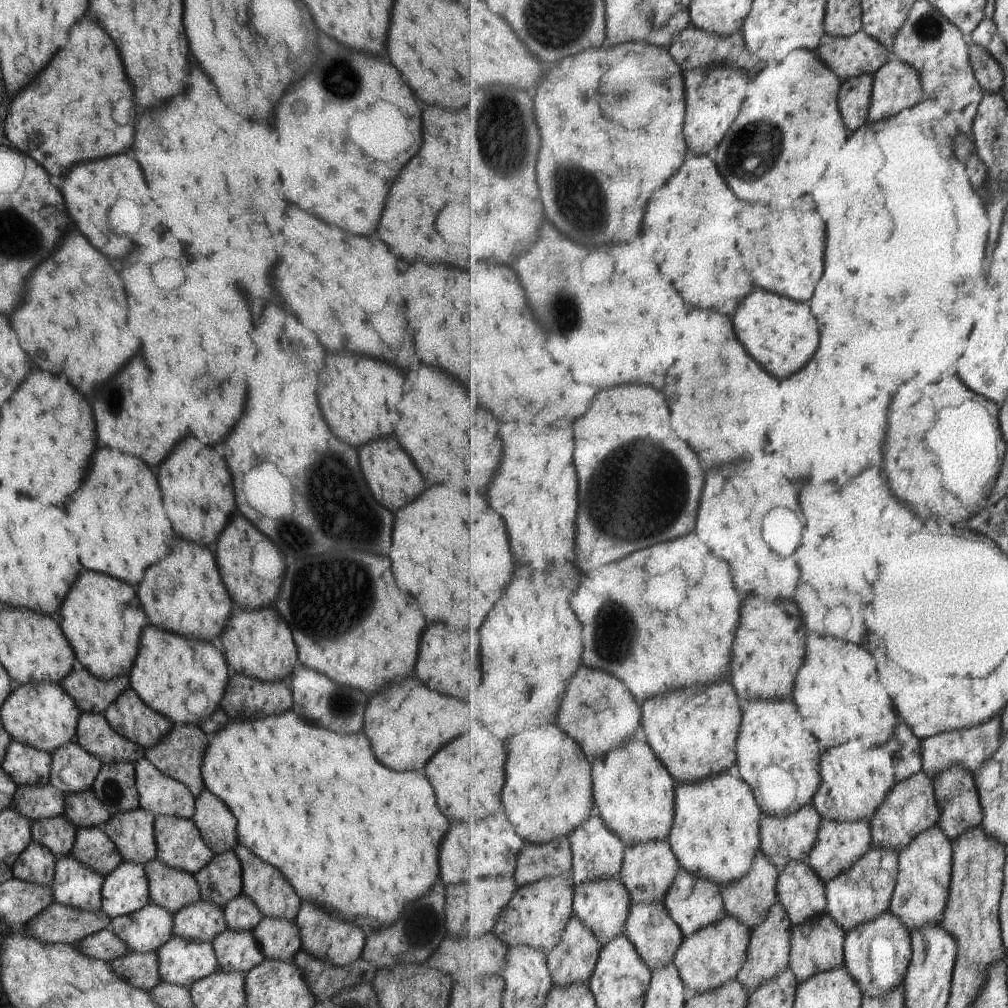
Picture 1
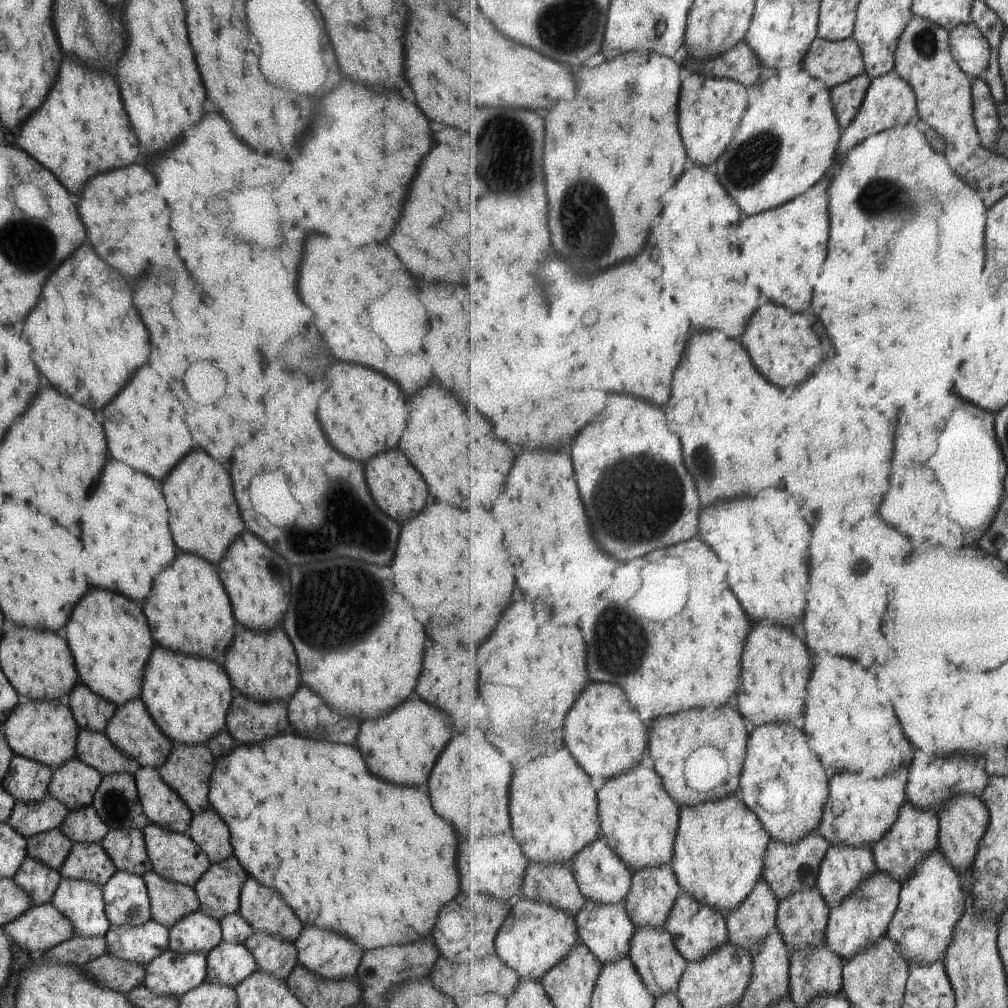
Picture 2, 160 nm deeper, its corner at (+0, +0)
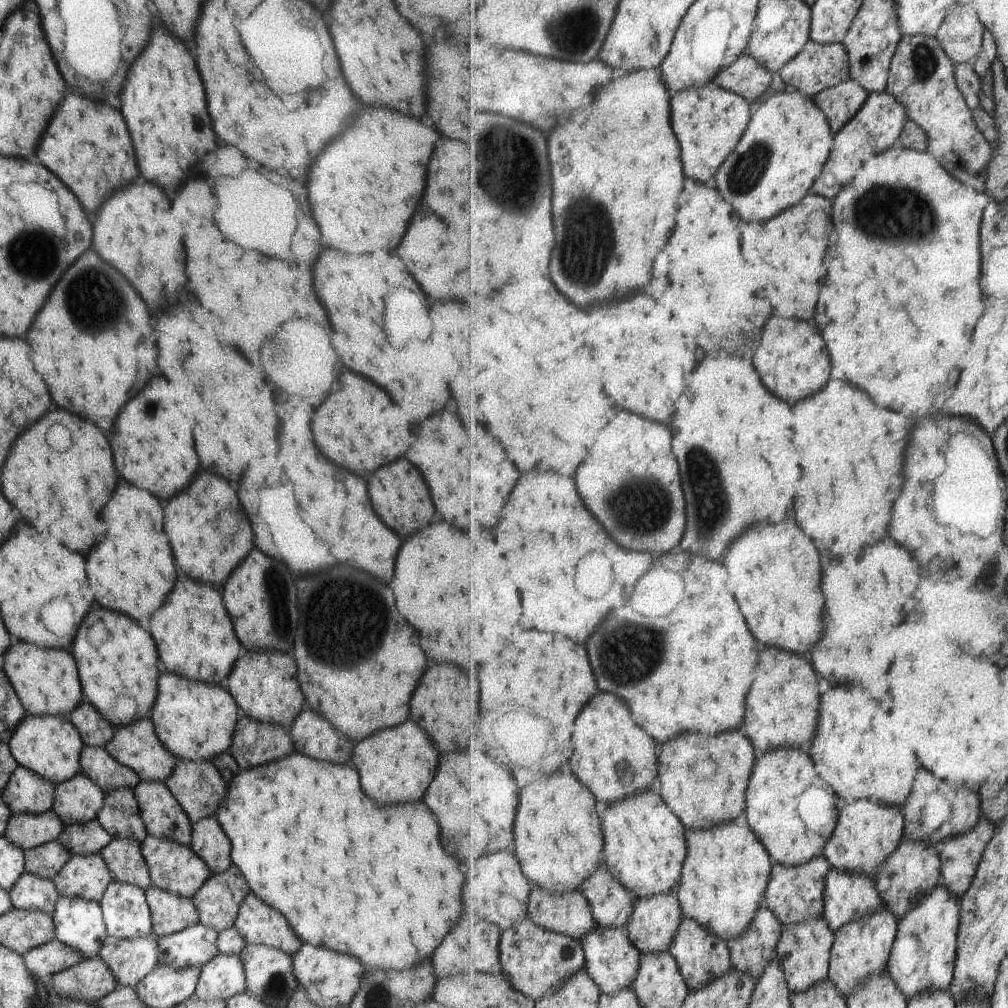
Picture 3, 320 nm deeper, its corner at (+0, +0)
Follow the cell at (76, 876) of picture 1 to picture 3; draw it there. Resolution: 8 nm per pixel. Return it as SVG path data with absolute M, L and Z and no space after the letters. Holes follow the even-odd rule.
M58 897L51 914L54 938L75 949L81 959L98 954L106 937L98 902L75 897Z

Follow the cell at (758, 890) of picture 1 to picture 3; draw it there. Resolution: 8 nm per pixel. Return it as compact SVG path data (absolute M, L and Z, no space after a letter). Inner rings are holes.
M763 905L748 932L741 938L727 941L733 968L746 973L758 983L767 967L779 958L778 944L782 937L782 927L776 914Z

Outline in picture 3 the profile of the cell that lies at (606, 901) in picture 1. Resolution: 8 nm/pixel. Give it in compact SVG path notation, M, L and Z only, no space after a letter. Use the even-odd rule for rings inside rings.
M598 925L583 938L586 971L603 995L613 996L631 988L640 973L642 952L631 942L627 929L602 929Z

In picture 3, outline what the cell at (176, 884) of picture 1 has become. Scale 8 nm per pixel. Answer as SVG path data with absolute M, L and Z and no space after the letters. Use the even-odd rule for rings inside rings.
M151 884L144 890L144 895L150 910L152 932L157 940L179 932L189 924L197 924L198 914L190 898L162 891Z

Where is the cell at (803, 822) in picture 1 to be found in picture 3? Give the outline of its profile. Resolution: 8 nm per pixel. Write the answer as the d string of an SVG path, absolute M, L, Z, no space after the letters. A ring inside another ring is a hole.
M824 854L802 867L786 867L775 862L772 868L772 880L769 881L765 894L765 905L773 911L773 914L776 914L776 918L785 927L794 927L800 922L823 916L825 912L824 892L832 869Z

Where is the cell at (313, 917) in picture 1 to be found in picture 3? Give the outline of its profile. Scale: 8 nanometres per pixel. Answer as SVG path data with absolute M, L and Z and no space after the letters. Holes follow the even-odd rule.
M301 943L299 950L291 955L293 976L302 986L306 997L313 1005L320 1007L345 1007L358 989L361 966L355 958L349 958L345 954L333 954L325 948L315 948L307 943Z

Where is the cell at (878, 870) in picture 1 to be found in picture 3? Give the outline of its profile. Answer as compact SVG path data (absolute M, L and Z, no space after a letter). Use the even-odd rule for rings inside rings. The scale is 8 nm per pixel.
M885 902L882 909L871 917L864 917L861 921L852 922L837 931L828 979L845 998L874 975L888 972L889 957L892 956L893 945L899 932L898 920Z

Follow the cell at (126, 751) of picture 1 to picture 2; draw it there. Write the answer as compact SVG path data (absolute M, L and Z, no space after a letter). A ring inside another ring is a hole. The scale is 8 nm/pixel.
M78 729L76 756L83 764L103 775L127 773L133 775L139 768L137 762L127 757L109 742L104 733Z

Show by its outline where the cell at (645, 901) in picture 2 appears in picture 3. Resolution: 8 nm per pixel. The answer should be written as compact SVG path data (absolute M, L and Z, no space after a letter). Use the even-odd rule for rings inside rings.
M677 890L652 897L635 900L632 921L627 928L631 942L643 953L665 953L672 948L677 933L680 932L684 914L677 896Z

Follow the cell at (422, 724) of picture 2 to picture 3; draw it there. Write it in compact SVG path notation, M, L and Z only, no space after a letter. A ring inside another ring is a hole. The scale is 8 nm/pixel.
M407 720L403 724L397 724L397 726L391 726L391 728L385 728L385 730L379 730L377 734L371 734L369 738L355 744L351 762L359 772L359 784L361 784L363 792L379 804L411 802L411 800L421 798L421 794L425 792L425 788L433 780L433 774L435 774L435 768L437 768L437 752L433 750L431 744L432 742L425 731L421 730L419 726L415 726L411 720ZM403 760L409 762L405 766L407 772L409 772L409 778L399 776ZM395 762L399 762L399 764L393 766ZM385 792L389 796L385 796Z

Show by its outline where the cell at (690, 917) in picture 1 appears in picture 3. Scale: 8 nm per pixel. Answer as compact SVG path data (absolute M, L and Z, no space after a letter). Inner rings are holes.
M685 917L681 923L680 932L677 933L676 940L673 941L672 948L669 951L676 958L681 974L684 975L690 991L699 990L716 981L734 966L728 942L693 919Z

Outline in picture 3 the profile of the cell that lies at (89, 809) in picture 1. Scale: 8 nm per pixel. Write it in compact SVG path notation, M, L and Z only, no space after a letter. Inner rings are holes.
M95 818L79 825L63 827L56 839L71 855L94 855L107 846L112 838Z

